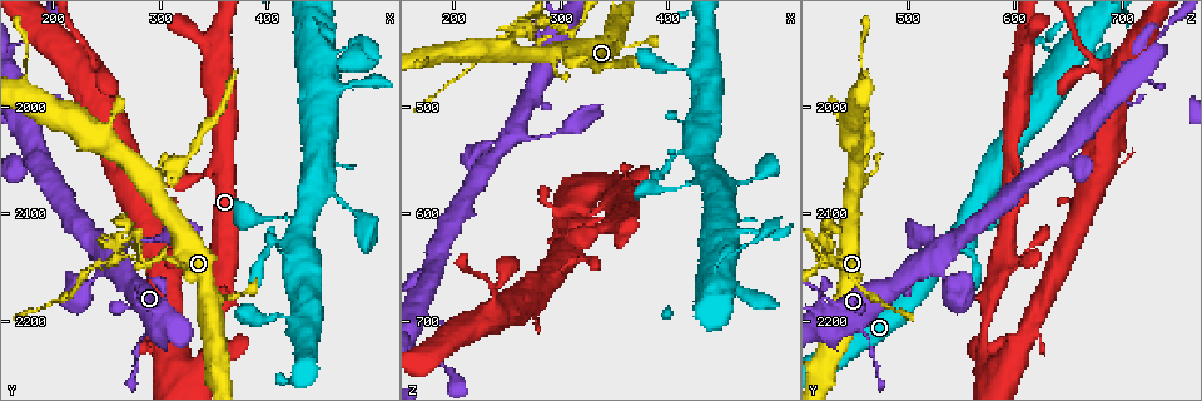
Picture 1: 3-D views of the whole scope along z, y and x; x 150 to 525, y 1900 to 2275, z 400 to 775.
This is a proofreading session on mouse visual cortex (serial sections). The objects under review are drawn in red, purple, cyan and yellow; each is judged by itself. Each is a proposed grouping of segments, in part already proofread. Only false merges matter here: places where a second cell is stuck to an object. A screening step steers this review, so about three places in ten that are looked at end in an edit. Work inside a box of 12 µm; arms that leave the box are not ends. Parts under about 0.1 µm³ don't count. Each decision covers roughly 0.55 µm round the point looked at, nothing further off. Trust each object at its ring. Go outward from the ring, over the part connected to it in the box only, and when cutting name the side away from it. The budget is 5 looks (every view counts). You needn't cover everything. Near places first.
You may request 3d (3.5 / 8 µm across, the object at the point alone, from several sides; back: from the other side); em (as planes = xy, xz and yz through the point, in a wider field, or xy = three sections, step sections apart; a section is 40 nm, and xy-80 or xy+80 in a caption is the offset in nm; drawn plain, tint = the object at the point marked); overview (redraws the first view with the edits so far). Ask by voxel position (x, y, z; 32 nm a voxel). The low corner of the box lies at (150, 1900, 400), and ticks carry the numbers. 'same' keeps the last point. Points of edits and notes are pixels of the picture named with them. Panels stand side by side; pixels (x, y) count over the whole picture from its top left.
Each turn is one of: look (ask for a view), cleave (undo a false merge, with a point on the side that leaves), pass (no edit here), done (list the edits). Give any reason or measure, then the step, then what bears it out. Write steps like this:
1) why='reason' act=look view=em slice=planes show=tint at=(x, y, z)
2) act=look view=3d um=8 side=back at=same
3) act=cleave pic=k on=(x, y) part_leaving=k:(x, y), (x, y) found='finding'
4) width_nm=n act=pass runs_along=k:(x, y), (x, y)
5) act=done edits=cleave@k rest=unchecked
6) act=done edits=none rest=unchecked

why='a narrow waist' act=look view=3d um=3.5 at=(326, 2046, 458)

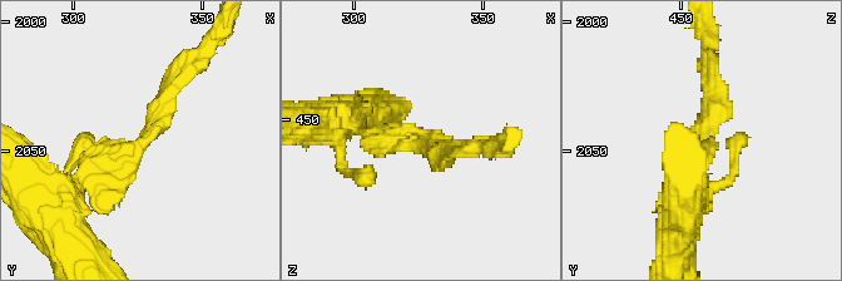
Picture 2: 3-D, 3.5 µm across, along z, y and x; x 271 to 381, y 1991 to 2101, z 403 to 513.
act=look view=em slice=xy step=3 show=tint at=(328, 2047, 456)

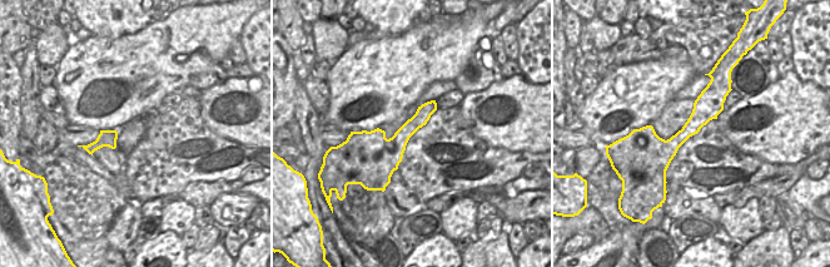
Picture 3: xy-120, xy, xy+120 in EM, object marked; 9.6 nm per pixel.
act=pass runs_along=2:(75, 183), (129, 156), (183, 75) found='all the same cell'

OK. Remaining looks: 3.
why='sudden change in width' act=look view=3d um=8 at=(236, 1968, 688)

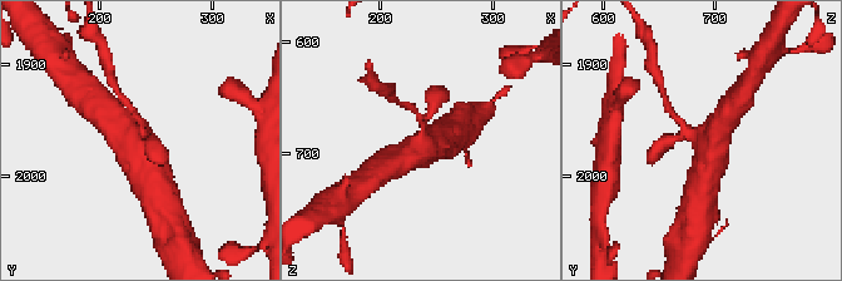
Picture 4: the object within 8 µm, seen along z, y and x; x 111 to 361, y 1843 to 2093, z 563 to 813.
act=look view=3d um=3.5 side=back at=(236, 1968, 686)

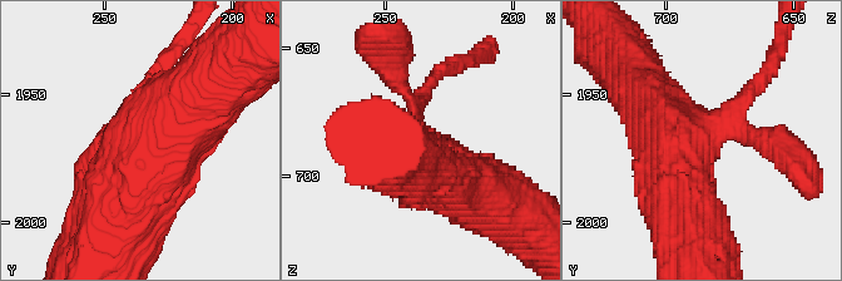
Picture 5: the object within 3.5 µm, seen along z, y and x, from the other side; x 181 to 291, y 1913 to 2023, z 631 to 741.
why='shape alone is not enough' act=look view=em slice=xy step=5 show=tint at=same

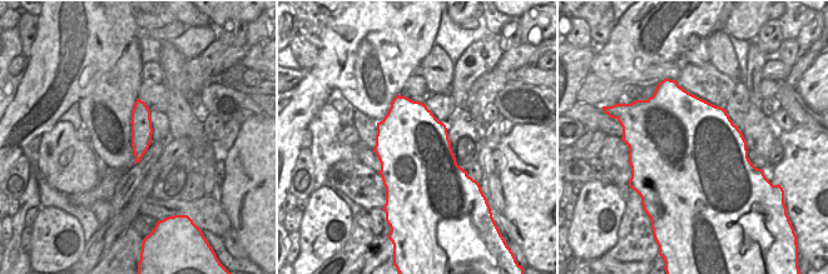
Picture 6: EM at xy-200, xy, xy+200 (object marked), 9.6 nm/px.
act=cleave pic=5 on=(771, 72) found='a second cell is stuck on'

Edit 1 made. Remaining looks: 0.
act=done edits=cleave@5 rest=unchecked

